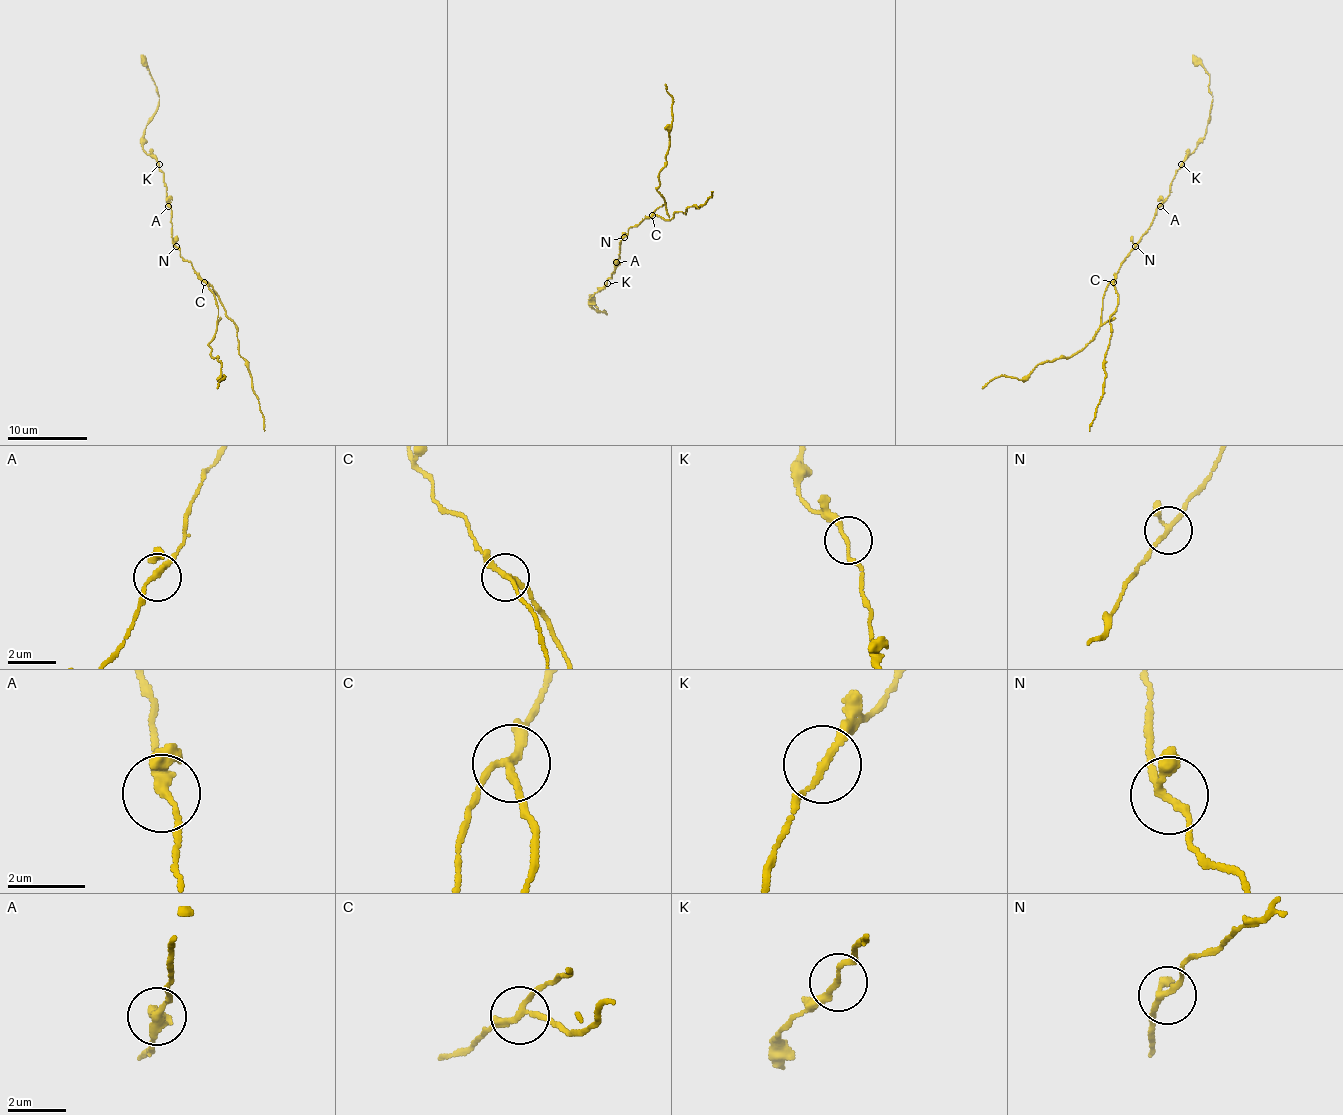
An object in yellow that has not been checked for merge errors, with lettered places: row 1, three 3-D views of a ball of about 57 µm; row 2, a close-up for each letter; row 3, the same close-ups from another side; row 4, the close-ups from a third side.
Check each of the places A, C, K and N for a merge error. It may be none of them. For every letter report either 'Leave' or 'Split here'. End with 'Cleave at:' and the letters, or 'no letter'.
A: Leave
C: Split here
K: Leave
N: Leave
Cleave at: C

